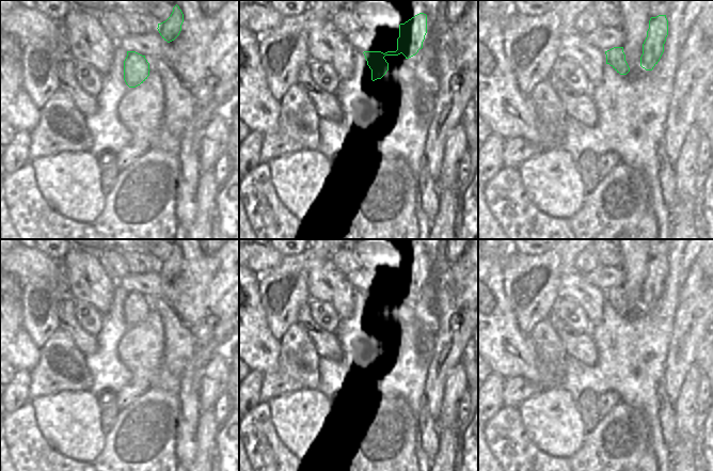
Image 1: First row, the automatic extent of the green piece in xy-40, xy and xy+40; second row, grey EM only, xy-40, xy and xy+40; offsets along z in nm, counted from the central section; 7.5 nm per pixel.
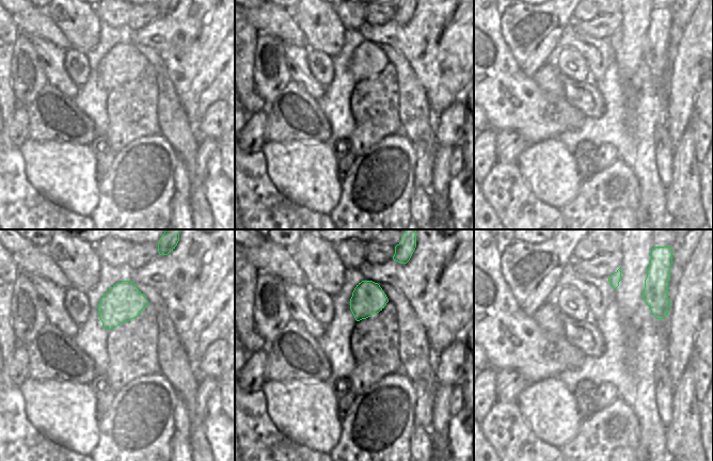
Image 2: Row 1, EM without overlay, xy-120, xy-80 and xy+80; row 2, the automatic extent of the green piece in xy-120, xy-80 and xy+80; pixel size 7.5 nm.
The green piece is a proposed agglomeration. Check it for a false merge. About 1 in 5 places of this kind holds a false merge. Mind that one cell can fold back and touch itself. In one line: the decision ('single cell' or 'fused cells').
single cell

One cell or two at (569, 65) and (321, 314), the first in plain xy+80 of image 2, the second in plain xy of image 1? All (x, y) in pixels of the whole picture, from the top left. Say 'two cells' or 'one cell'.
one cell

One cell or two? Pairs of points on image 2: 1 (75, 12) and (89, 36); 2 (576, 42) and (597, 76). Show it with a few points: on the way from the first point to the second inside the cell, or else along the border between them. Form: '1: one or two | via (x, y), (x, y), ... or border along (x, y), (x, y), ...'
1: one | via (76, 18), (81, 25), (82, 30)
2: one | via (585, 48), (597, 60), (597, 67)

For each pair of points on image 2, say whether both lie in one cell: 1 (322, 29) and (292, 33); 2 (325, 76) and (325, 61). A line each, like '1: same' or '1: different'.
1: different
2: same

